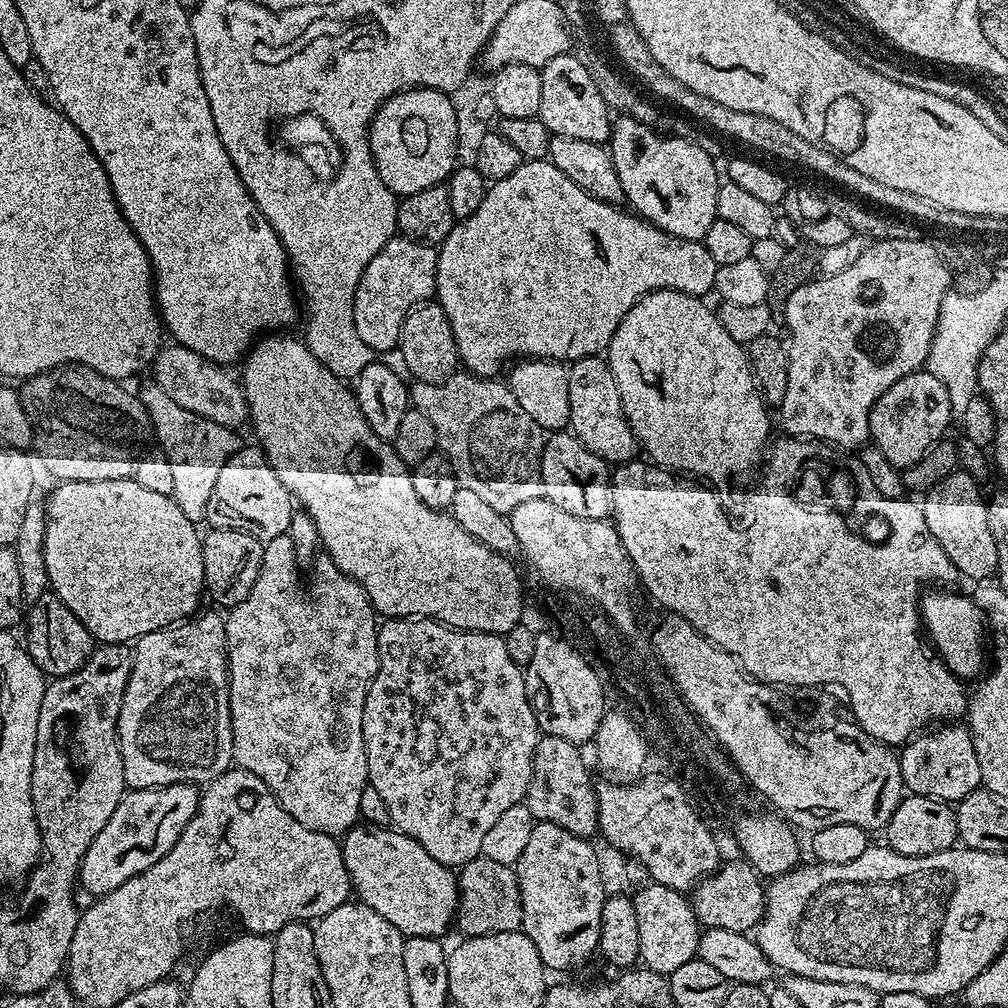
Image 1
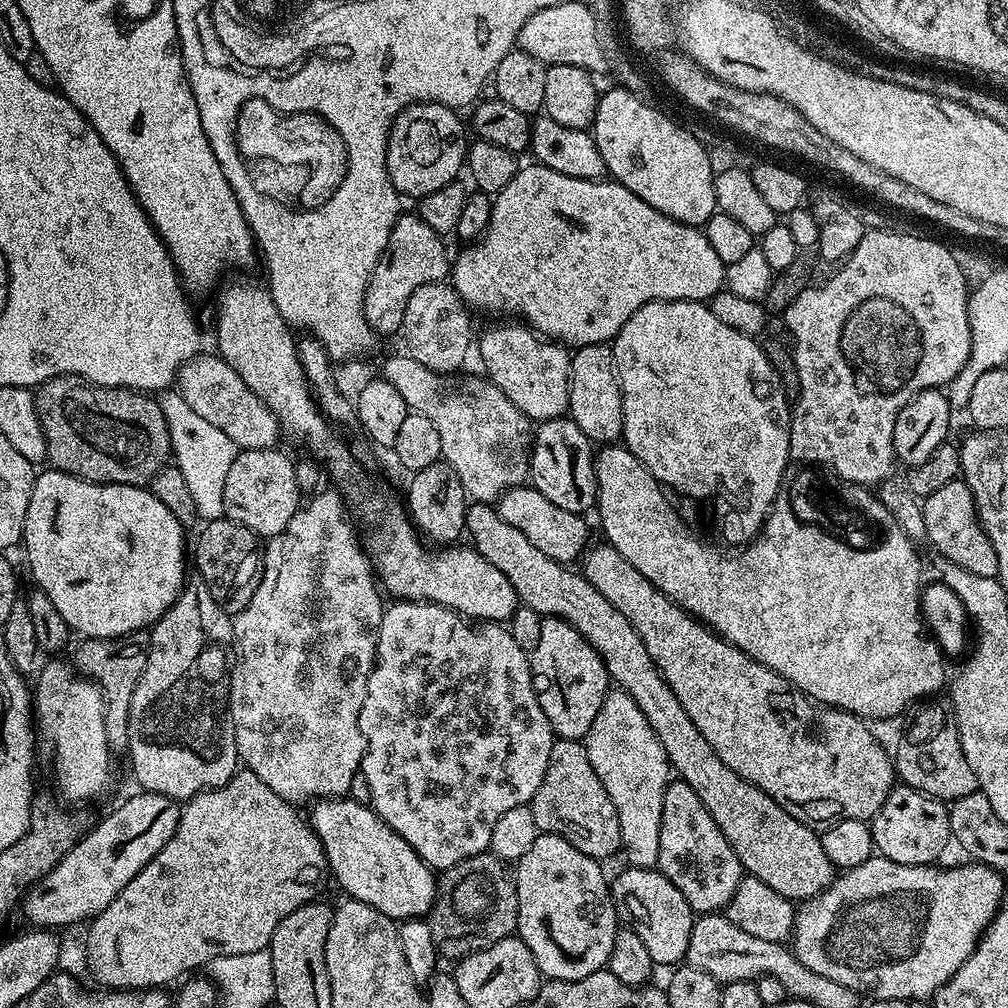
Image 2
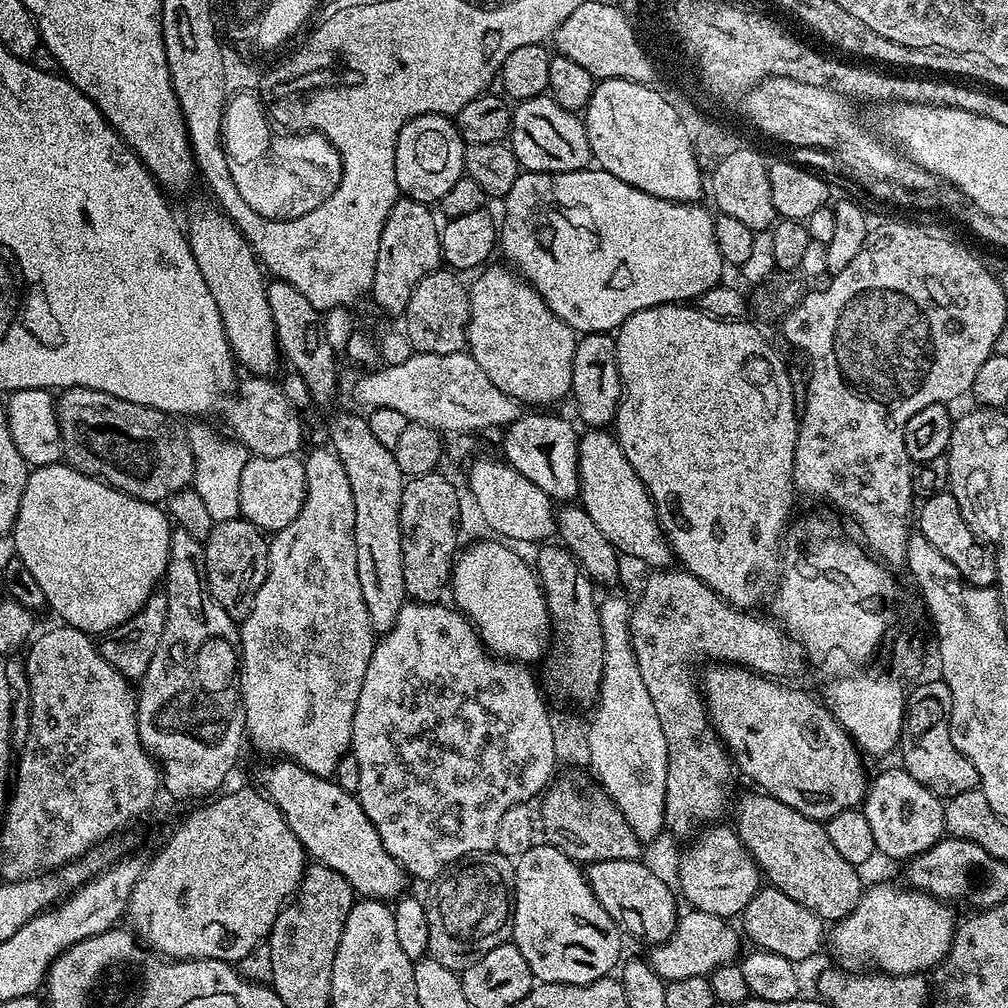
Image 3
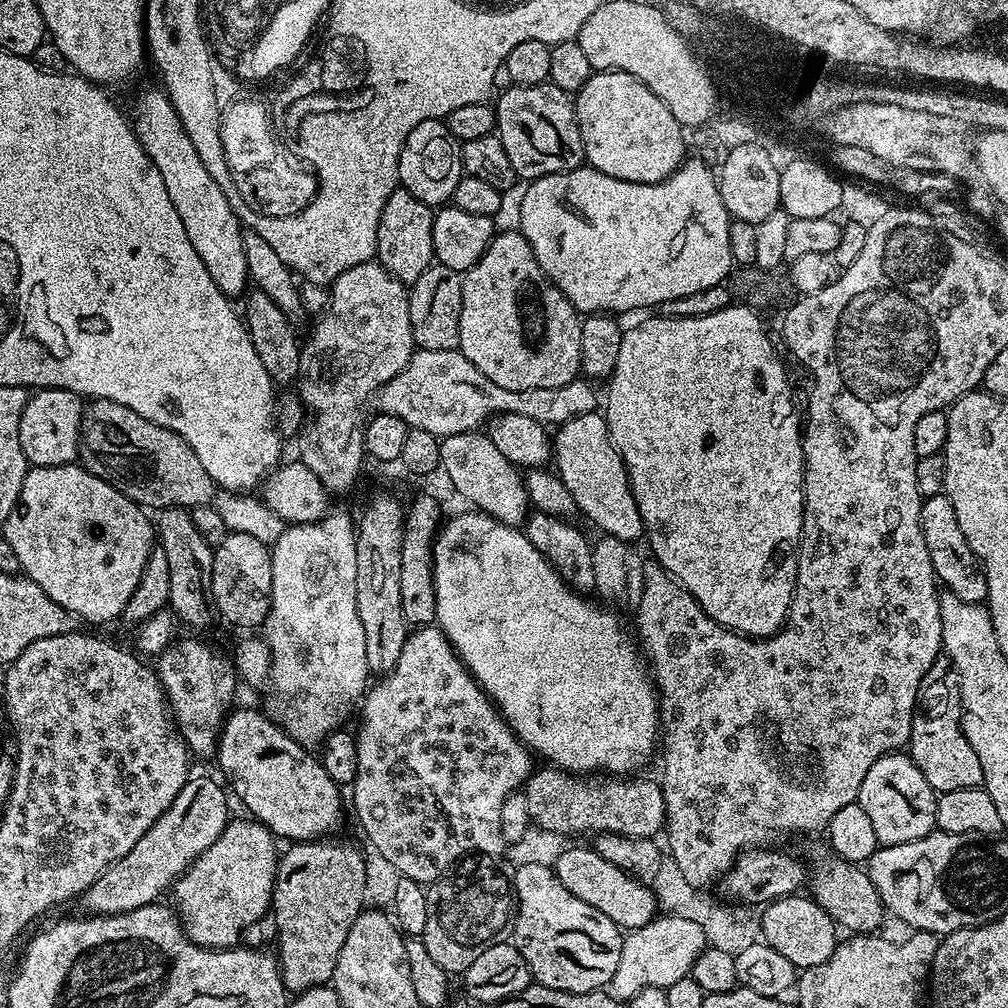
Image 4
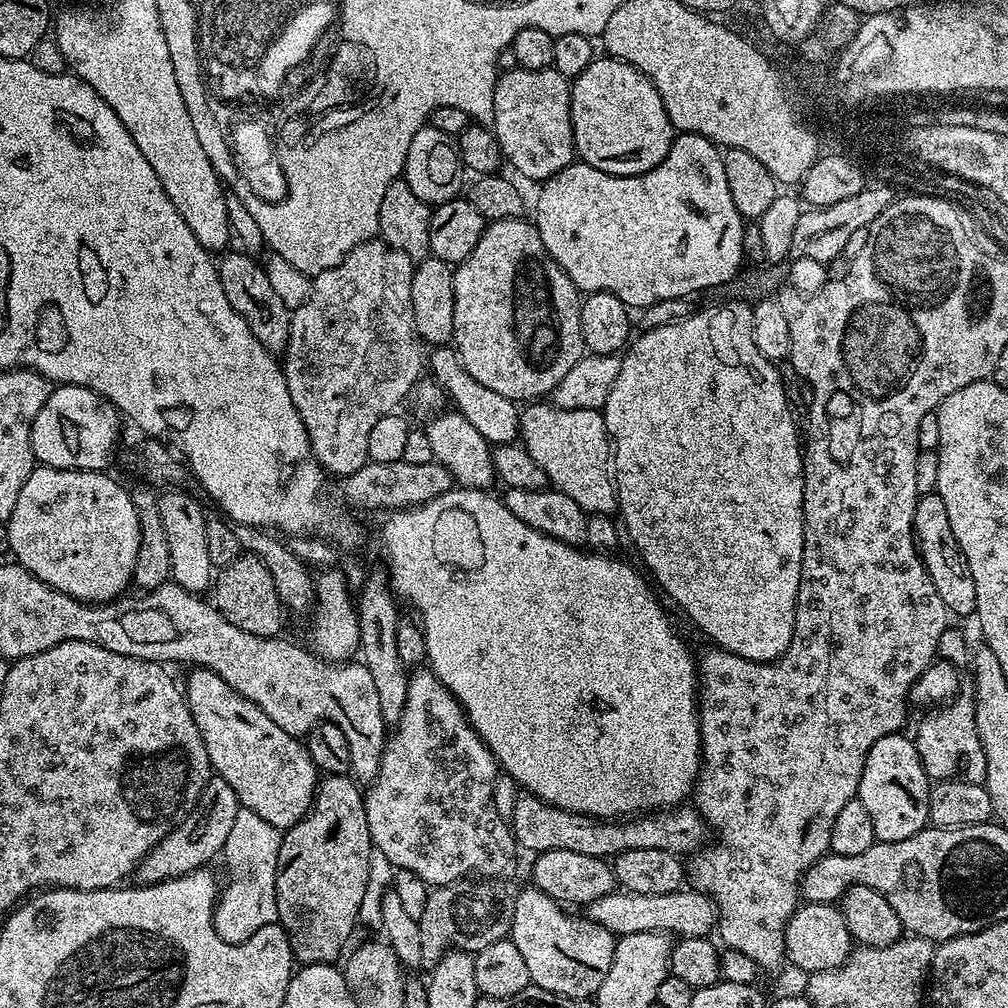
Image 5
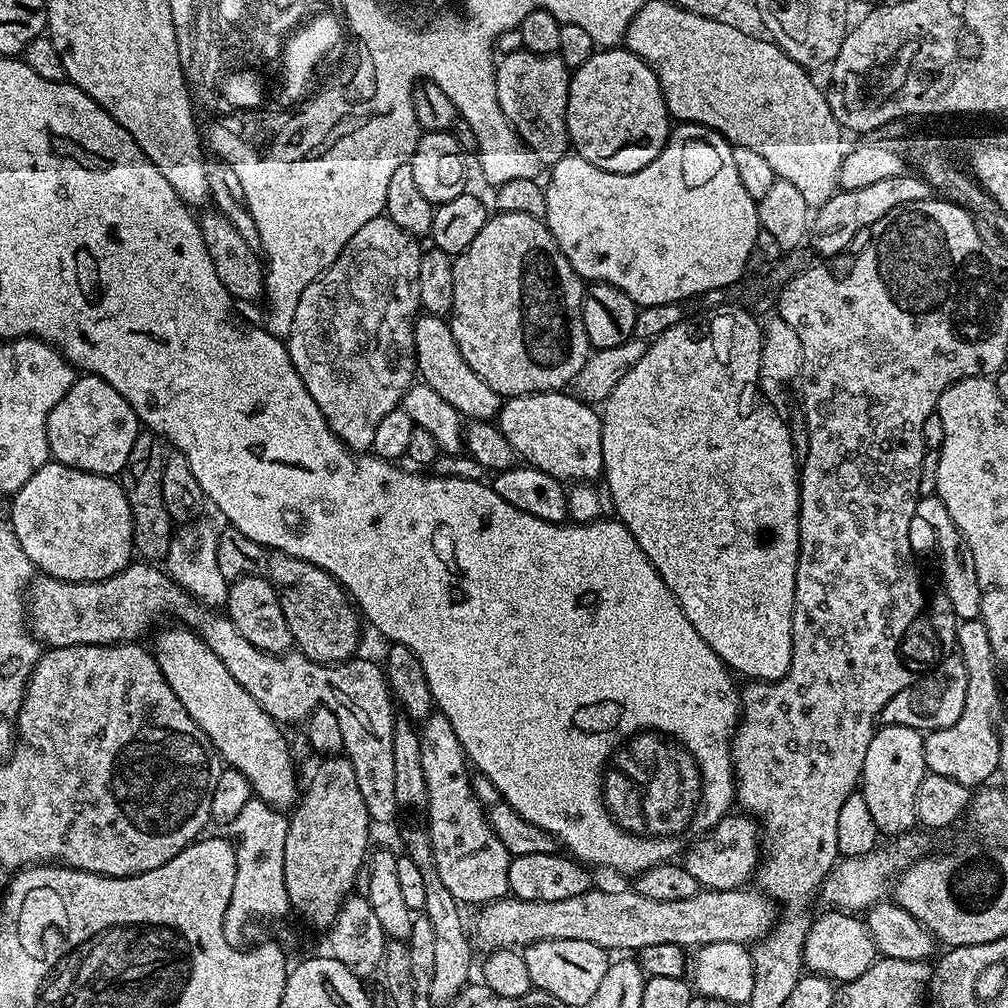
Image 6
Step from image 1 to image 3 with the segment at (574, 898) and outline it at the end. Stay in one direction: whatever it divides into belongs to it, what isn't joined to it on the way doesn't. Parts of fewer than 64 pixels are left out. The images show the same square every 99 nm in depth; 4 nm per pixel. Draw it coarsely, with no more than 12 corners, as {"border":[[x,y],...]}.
{"border":[[537,842],[515,861],[512,940],[545,984],[621,963],[585,869]]}

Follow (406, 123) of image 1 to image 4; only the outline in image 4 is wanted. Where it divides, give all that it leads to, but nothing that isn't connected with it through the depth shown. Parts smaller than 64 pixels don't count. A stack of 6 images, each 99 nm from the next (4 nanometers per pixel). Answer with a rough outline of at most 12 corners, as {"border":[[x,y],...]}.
{"border":[[443,119],[404,140],[398,184],[429,206],[451,201],[461,145]]}

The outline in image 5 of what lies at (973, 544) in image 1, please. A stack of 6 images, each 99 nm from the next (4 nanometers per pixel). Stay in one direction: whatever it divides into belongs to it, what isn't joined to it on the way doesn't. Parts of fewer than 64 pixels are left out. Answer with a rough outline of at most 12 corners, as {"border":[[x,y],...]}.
{"border":[[935,491],[917,499],[912,531],[949,613],[976,611],[968,559]]}

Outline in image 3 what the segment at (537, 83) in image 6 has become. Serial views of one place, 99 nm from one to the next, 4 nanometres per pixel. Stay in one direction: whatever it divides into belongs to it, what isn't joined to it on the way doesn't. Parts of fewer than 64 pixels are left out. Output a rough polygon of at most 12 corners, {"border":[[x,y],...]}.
{"border":[[548,94],[513,107],[526,172],[593,163],[583,119]]}

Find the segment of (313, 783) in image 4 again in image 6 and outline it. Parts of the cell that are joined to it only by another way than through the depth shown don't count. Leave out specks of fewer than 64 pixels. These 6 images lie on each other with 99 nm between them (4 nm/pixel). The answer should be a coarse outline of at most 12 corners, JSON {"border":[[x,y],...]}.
{"border":[[192,630],[154,655],[178,702],[255,799],[291,809],[281,725]]}

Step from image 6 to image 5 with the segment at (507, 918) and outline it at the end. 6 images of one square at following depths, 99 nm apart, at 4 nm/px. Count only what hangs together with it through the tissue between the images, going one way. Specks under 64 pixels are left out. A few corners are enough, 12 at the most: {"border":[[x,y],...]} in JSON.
{"border":[[614,890],[587,919],[619,938],[708,936],[718,913],[699,890]]}

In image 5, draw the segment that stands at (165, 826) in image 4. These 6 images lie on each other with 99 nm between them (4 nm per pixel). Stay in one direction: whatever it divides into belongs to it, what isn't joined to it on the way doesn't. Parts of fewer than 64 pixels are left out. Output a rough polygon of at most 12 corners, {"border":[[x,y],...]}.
{"border":[[213,775],[141,858],[140,884],[191,876],[224,852],[240,799]]}

